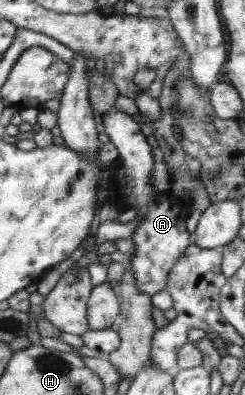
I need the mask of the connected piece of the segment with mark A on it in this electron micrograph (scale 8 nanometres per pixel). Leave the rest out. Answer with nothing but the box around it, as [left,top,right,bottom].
[102,108,193,297]

